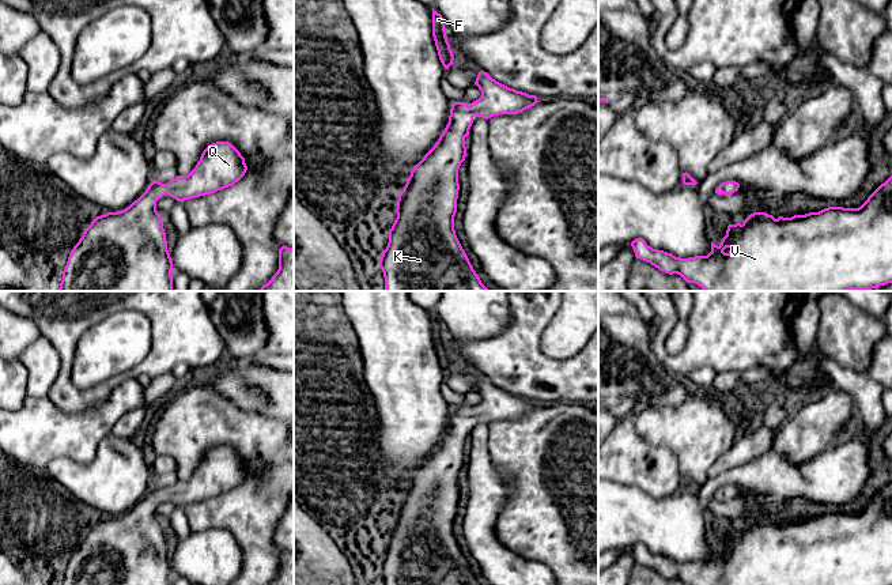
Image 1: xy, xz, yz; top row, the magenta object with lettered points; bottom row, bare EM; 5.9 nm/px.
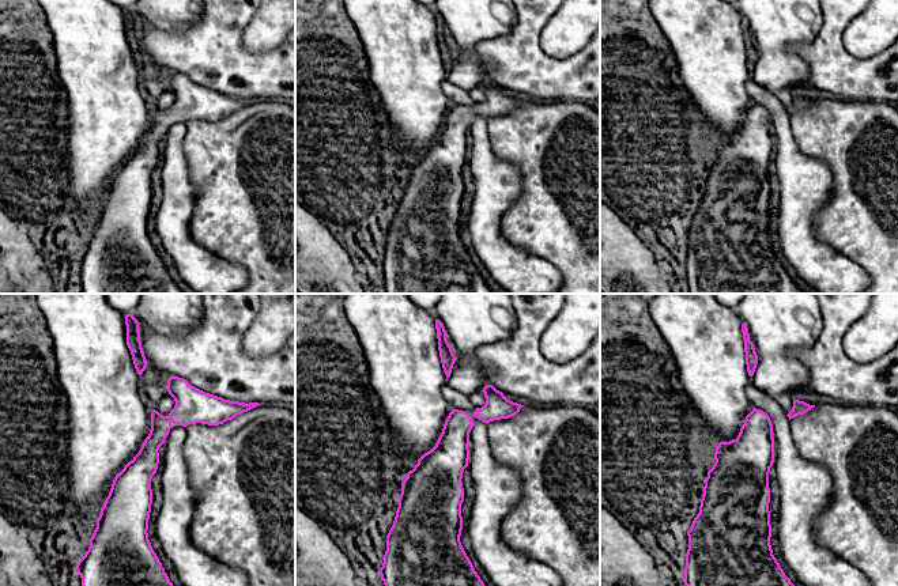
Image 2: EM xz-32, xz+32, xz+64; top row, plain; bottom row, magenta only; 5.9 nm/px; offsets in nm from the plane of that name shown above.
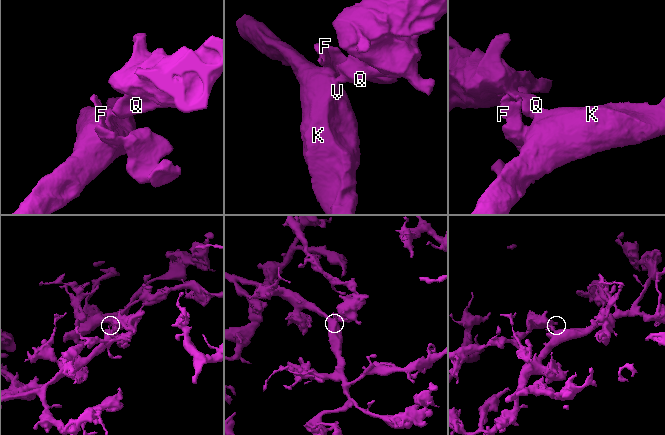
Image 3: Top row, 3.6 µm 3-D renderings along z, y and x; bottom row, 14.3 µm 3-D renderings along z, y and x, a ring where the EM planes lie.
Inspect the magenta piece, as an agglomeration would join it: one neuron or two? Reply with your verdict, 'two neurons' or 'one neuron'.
one neuron

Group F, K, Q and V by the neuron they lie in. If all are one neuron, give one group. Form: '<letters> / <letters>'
F K Q V

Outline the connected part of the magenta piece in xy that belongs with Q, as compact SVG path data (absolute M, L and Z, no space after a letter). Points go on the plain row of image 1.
M231 448L209 449L188 480L177 480L167 488L154 484L145 497L125 514L97 521L71 555L63 585L173 585L173 566L156 506L165 499L182 507L215 498L233 491L246 475L245 463Z

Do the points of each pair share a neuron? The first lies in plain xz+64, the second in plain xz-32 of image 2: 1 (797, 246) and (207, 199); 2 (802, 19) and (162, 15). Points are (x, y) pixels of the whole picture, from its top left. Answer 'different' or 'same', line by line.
1: different
2: same

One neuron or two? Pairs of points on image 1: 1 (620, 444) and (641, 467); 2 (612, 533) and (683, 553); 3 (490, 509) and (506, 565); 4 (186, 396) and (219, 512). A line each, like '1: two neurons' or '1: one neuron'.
1: one neuron
2: one neuron
3: one neuron
4: one neuron

